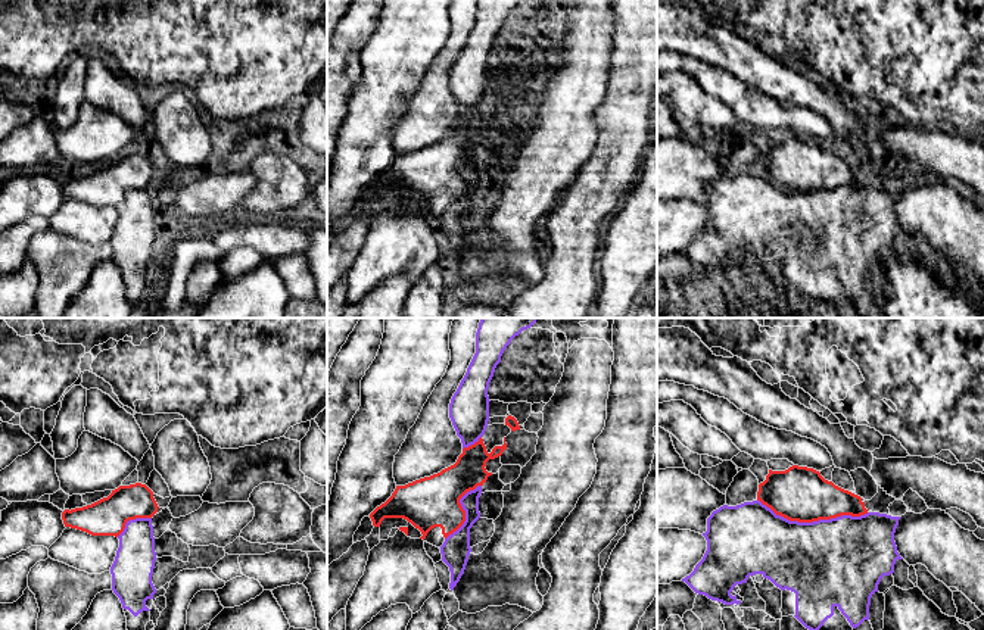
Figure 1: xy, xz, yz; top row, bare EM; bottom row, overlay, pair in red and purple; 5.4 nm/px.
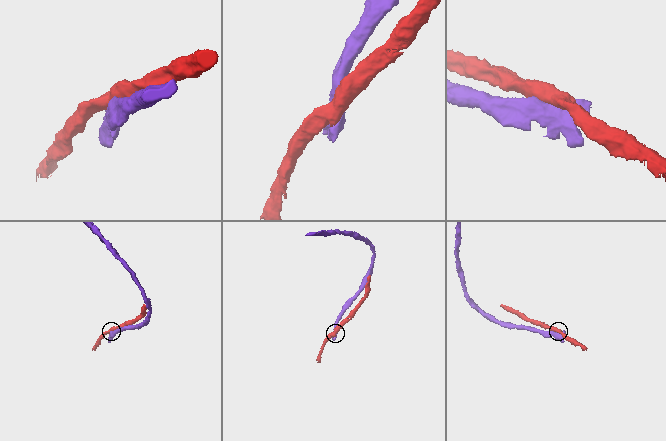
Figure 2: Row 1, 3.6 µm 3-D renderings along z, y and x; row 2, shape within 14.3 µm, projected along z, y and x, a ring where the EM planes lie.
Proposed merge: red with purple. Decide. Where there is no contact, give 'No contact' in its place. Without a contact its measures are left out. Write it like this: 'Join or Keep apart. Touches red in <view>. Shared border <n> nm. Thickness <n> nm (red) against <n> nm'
Keep apart. Touches red in yz. Shared border 600 nm. Thickness 300 nm (red) against 480 nm

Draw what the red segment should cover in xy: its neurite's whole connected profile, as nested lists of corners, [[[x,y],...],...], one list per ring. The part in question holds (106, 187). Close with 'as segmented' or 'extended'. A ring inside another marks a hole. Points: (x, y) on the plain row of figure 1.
[[[141,153],[119,156],[91,175],[65,180],[62,190],[65,197],[85,202],[91,206],[118,208],[125,194],[136,188],[152,188],[158,183],[153,162]]]; as segmented

